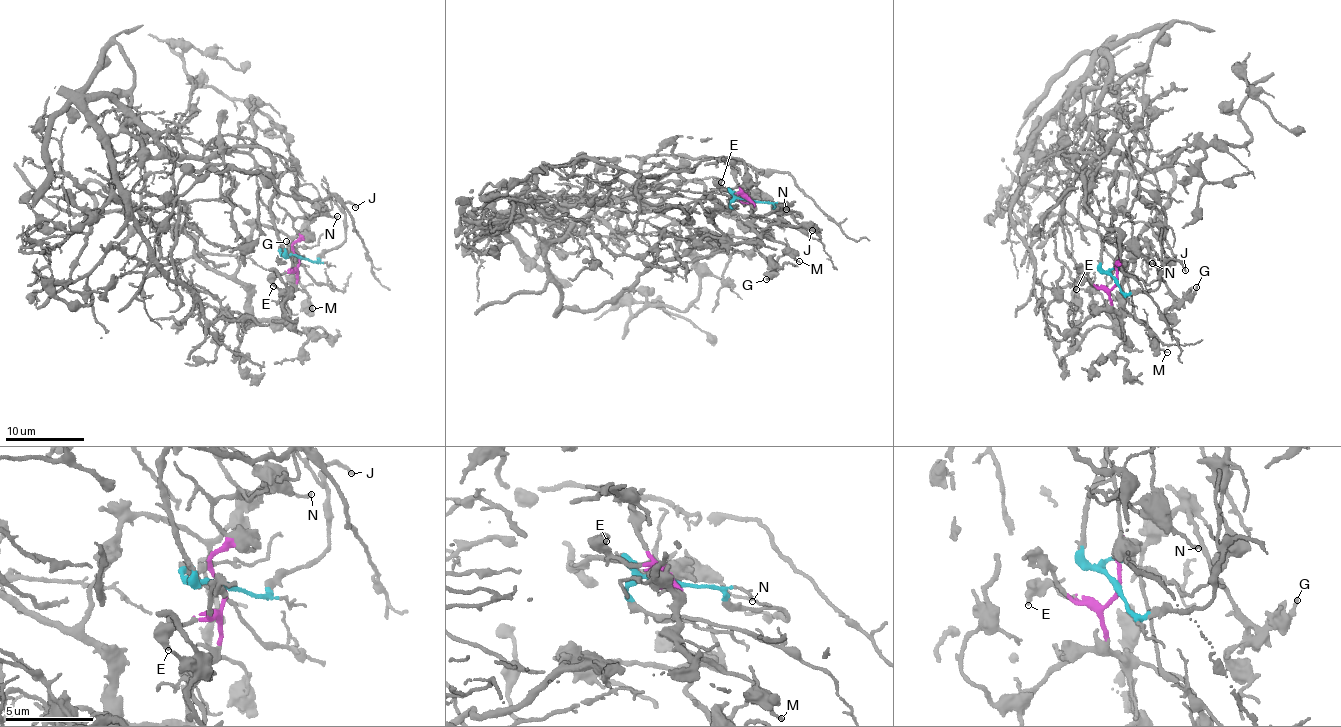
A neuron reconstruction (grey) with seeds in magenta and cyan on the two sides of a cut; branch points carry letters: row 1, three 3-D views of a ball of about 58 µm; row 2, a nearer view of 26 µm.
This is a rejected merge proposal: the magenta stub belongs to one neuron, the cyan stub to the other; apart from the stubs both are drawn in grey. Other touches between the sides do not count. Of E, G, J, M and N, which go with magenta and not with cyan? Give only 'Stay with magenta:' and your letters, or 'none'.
Stay with magenta: E, G, M, N

